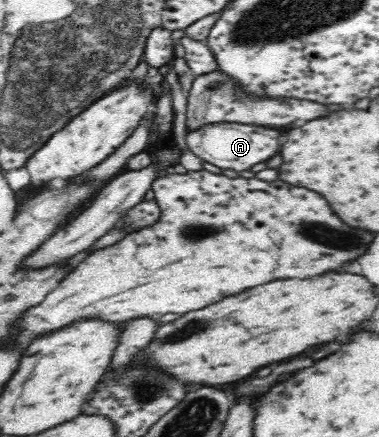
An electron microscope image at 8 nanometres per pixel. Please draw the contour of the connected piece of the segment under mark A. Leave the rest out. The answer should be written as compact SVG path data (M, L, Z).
M221 122L207 124L195 132L187 132L186 141L189 148L204 162L214 164L222 170L236 170L240 173L251 170L255 164L277 154L279 152L279 142L277 142L279 134L283 134L283 130L277 132L271 126Z

